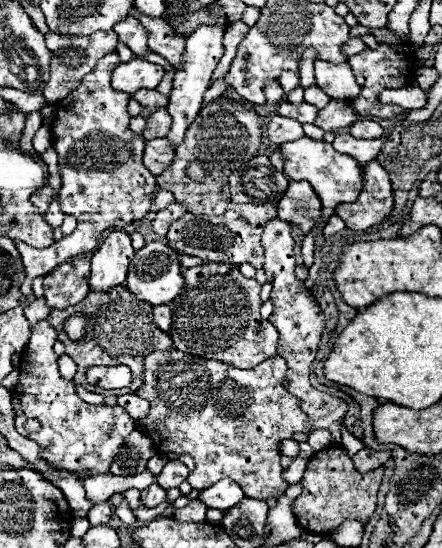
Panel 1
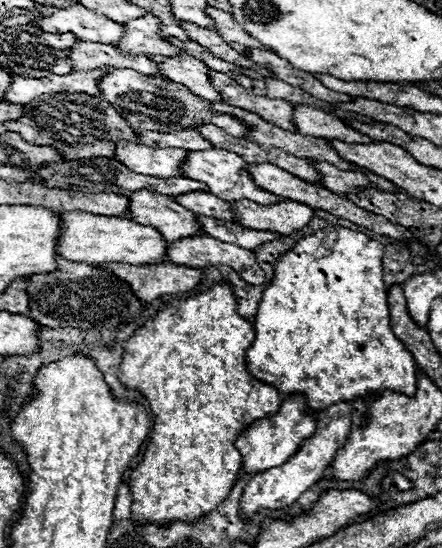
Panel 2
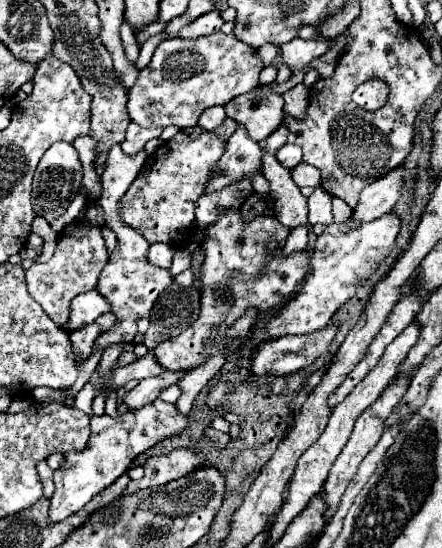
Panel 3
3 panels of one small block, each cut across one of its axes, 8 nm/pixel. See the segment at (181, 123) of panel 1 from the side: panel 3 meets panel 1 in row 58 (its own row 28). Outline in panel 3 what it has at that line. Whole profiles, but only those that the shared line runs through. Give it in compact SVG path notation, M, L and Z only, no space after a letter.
M214 10L214 12L208 12L200 18L196 18L194 22L190 22L188 26L184 26L178 36L180 38L198 38L198 36L206 36L206 34L214 34L222 28L222 18L220 18L220 12Z

